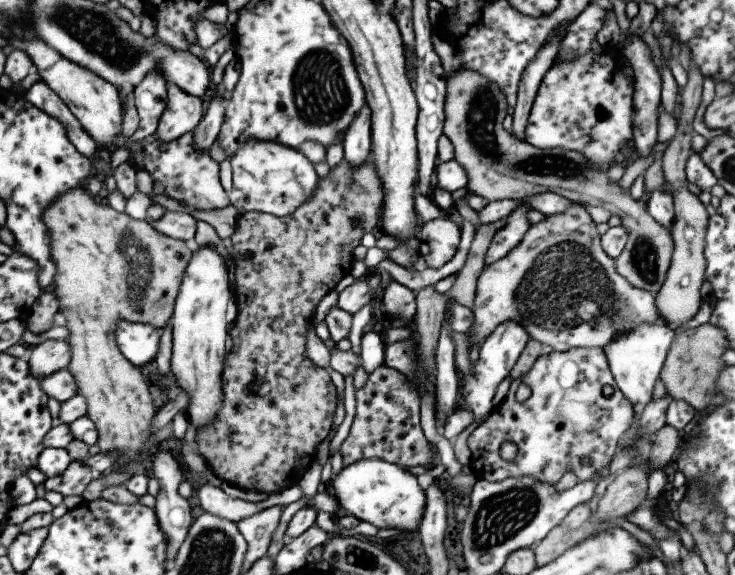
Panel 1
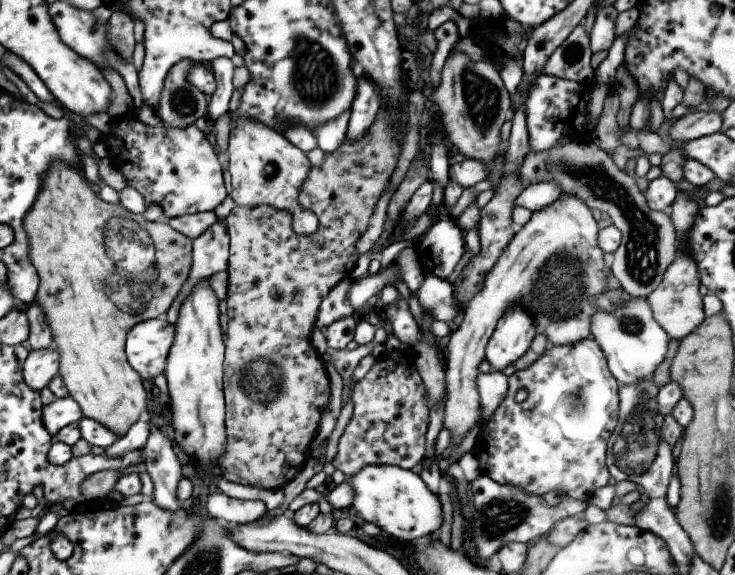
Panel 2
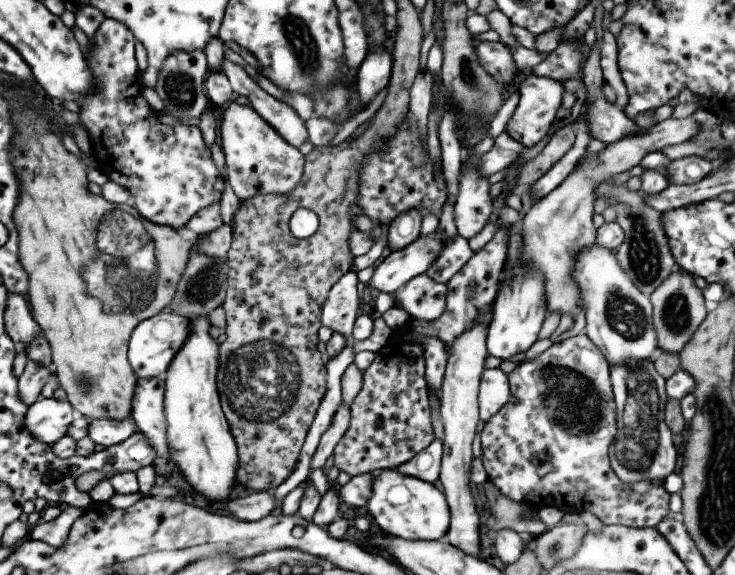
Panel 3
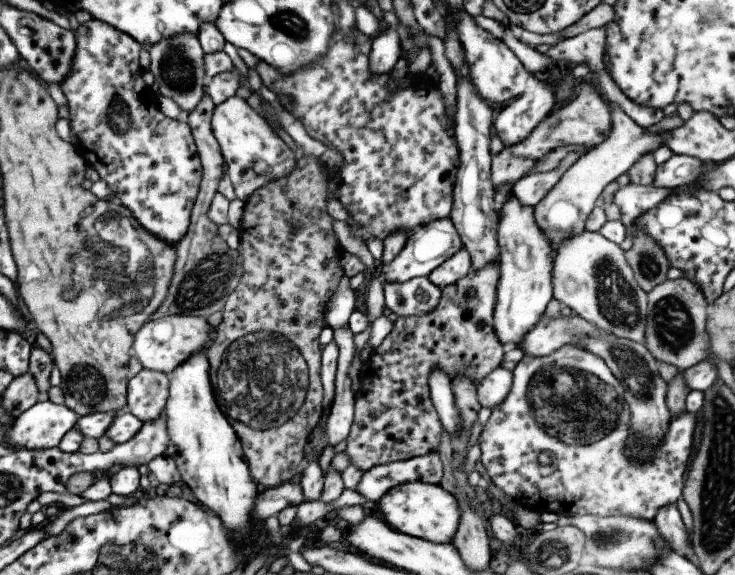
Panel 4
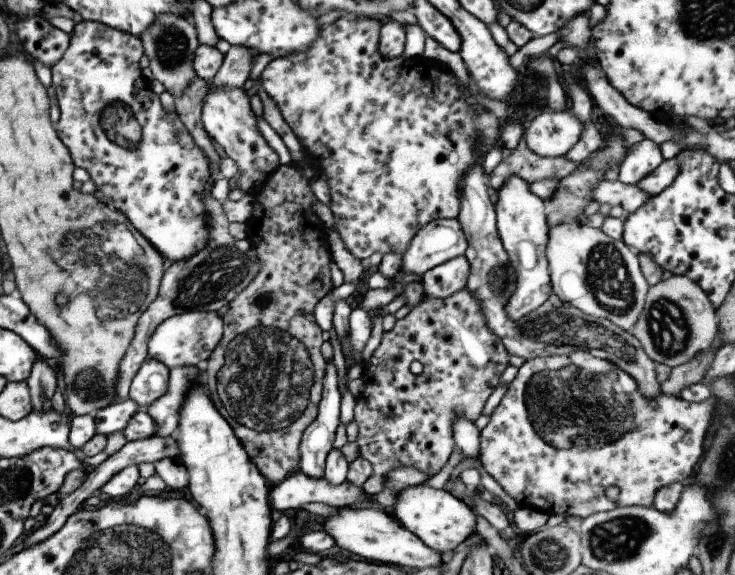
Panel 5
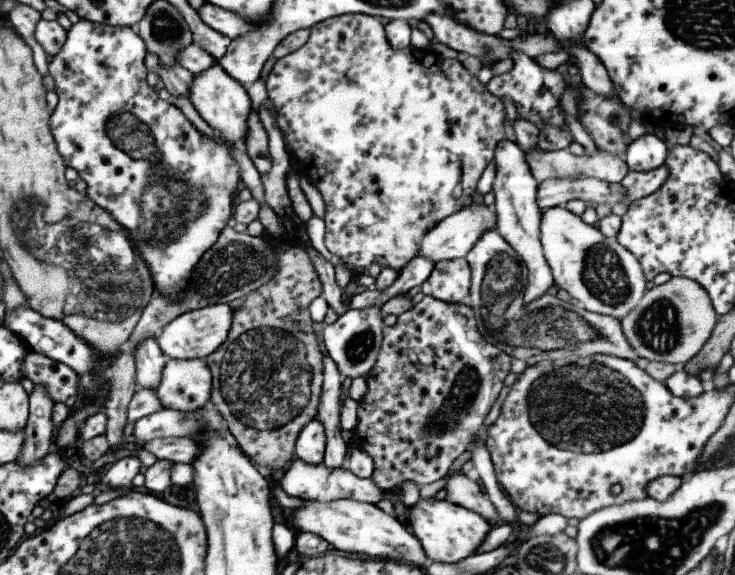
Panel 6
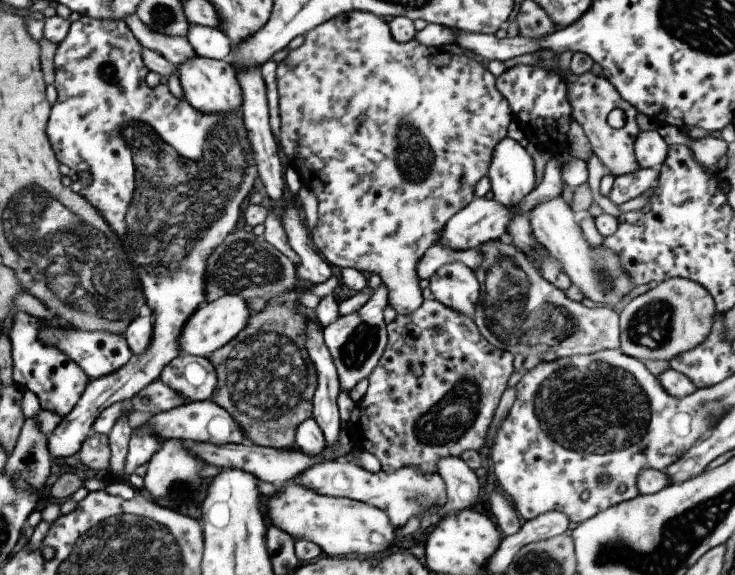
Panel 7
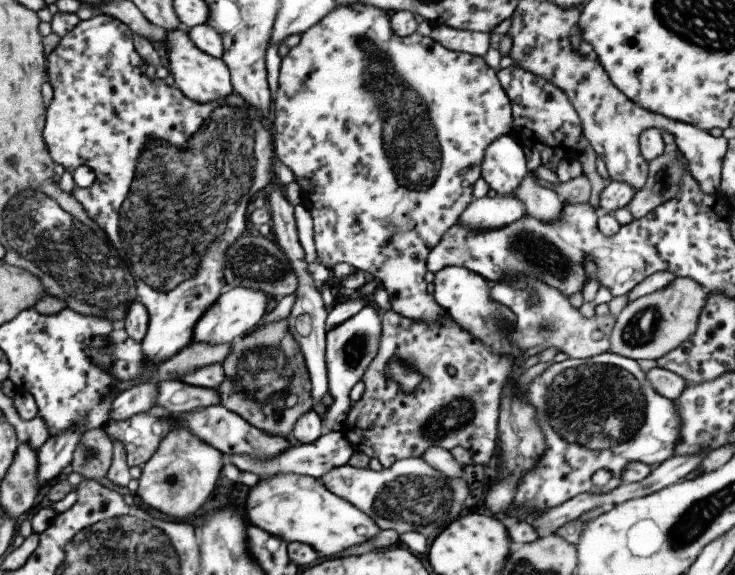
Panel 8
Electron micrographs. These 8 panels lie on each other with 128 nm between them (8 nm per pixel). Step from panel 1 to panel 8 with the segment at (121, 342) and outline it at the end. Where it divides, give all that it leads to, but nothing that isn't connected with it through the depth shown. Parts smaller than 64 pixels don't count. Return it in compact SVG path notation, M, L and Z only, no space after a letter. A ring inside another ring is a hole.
M235 286L224 290L223 293L199 316L199 320L193 326L193 342L201 342L201 344L230 344L232 341L247 335L263 318L265 314L265 306L269 302L269 296L261 294L259 290L251 290L251 288L243 288Z

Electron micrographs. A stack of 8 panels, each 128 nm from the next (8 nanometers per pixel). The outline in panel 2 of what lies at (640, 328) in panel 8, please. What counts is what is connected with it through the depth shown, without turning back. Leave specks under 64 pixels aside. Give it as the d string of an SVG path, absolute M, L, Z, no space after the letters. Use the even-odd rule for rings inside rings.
M677 190L674 201L667 210L677 238L674 258L665 269L659 286L645 297L655 322L665 331L670 340L673 339L675 342L679 342L684 336L689 335L705 318L701 304L702 296L698 291L700 285L698 268L684 246L687 231L690 231L698 208L698 204L687 192Z

